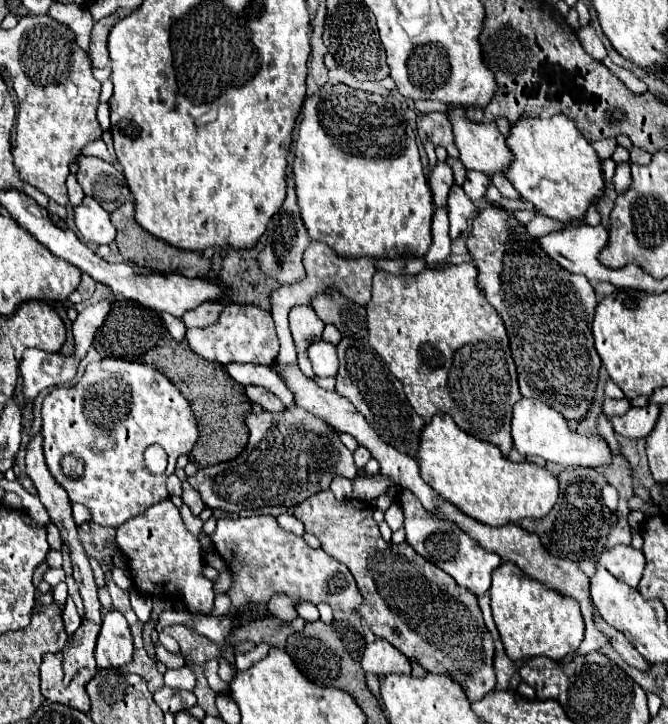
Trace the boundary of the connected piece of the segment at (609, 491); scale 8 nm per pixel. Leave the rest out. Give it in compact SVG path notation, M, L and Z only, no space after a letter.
M606 485L606 487L602 489L602 497L604 497L606 507L614 513L614 509L618 507L618 491L616 491L612 485Z

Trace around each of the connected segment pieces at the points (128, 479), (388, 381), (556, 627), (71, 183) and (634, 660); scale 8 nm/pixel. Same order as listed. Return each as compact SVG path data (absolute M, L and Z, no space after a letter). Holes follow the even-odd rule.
M108 357L98 363L90 363L76 385L52 389L52 393L44 399L42 405L42 437L46 465L54 479L66 489L70 501L88 507L94 523L116 529L142 509L168 497L166 477L174 471L176 459L192 451L192 445L198 439L198 427L190 403L182 397L178 387L170 383L158 369L136 361ZM154 443L158 443L168 453L168 467L162 475L150 475L142 463L144 449ZM64 455L74 455L82 459L84 473L80 477L72 479L64 475L60 465Z
M344 337L336 345L336 351L340 359L340 369L336 377L336 393L346 397L366 417L366 421L370 423L370 427L378 433L382 441L390 443L394 449L402 453L408 453L410 457L416 457L418 437L420 437L420 429L424 427L424 421L410 407L404 395L402 383L400 383L400 399L396 399L398 389L392 387L392 383L398 383L398 379L390 373L384 359L368 343L364 345L348 337Z
M502 563L492 573L490 605L506 655L512 661L538 655L560 661L570 651L576 651L584 639L584 619L576 599L550 587L542 587L542 583L530 579L512 563Z
M68 175L66 185L68 185L68 197L70 197L70 203L72 203L72 205L78 205L78 203L84 199L84 191L82 191L82 187L78 185L76 177L74 177L74 175Z
M594 609L594 623L598 623L598 629L610 639L610 647L628 663L628 665L632 665L632 667L636 667L636 669L642 669L642 671L646 671L650 665L646 663L646 659L642 657L642 655L638 655L638 651L630 645L630 641L620 633L620 631L616 631L614 627L610 627L604 619L602 619L602 615L598 613L598 609Z

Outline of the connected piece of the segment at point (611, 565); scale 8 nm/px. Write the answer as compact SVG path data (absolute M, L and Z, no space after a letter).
M614 545L600 555L600 565L626 585L638 587L646 567L646 559L644 553L634 549L632 545Z

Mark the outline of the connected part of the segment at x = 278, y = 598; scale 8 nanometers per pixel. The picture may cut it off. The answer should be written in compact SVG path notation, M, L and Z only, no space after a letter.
M276 593L276 595L270 597L268 611L270 611L270 615L274 615L274 617L278 617L282 621L296 619L296 609L292 605L292 599L288 595L284 595L284 593Z

